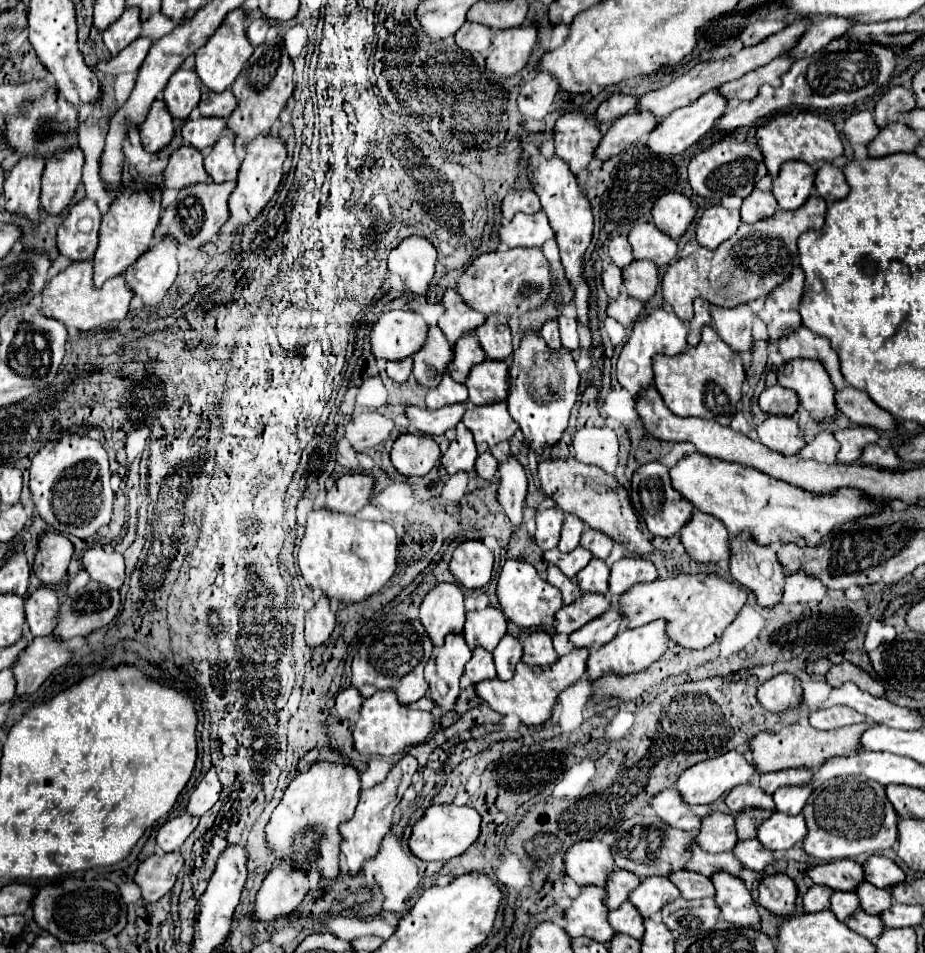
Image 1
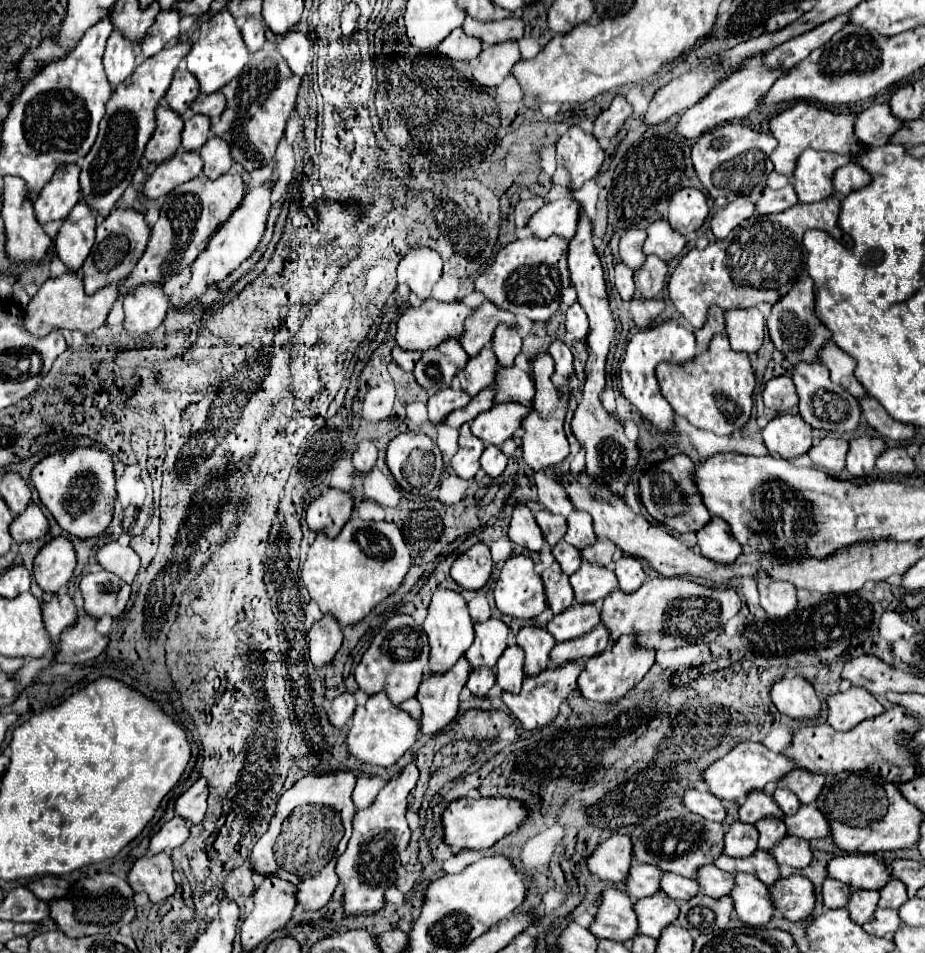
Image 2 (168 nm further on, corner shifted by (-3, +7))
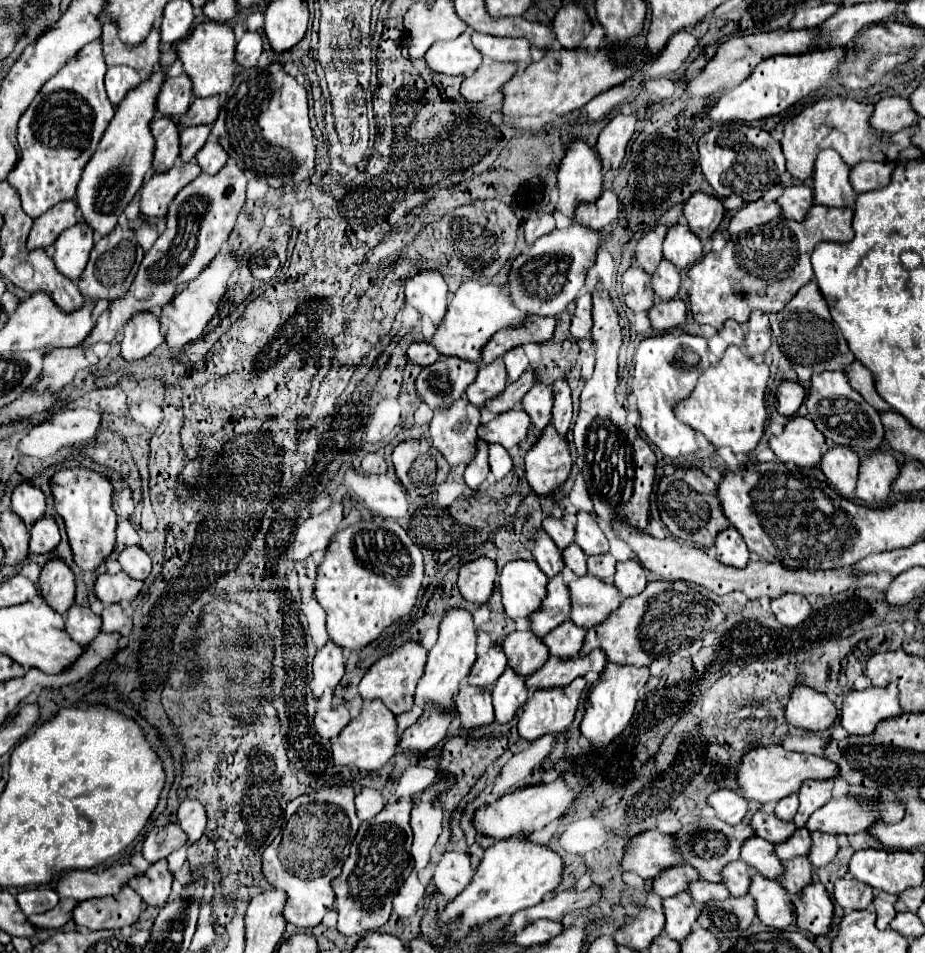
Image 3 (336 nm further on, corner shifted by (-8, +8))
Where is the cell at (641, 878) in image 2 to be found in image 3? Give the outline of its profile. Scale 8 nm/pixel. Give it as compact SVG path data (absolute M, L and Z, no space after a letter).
M680 864L680 866L672 866L668 870L662 870L656 880L652 880L652 892L658 894L660 898L668 898L672 894L684 892L688 888L688 882L698 880L700 876L696 874L696 870L692 870L692 866L688 864Z

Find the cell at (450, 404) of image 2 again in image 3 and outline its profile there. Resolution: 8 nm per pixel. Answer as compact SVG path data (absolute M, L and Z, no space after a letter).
M458 398L450 406L440 406L434 410L430 438L450 466L466 466L474 454L478 426L480 408L466 398Z

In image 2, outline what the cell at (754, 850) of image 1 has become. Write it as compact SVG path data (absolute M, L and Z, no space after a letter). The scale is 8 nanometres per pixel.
M789 835L787 839L783 839L775 849L771 849L769 853L775 855L777 863L781 865L791 865L791 867L797 867L797 869L803 869L811 863L813 859L813 851L811 851L811 845L809 841L805 839L799 839L795 835Z

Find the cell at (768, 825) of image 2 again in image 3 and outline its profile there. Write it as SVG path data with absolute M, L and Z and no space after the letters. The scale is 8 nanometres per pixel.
M798 828L788 840L774 844L776 856L780 860L788 860L788 858L796 858L796 856L806 856L810 850L810 832L806 828Z

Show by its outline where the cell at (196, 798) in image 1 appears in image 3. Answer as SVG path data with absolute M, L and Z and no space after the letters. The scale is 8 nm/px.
M184 800L178 808L178 822L188 834L188 842L196 842L206 828L206 808L198 800Z

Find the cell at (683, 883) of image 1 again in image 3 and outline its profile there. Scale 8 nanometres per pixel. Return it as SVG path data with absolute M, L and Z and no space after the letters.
M742 860L730 862L728 866L724 866L722 870L722 884L728 888L730 896L744 896L748 892L750 886L750 866Z

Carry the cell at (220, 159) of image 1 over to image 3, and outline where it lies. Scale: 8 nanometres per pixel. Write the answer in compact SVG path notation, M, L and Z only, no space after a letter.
M208 140L204 148L200 150L200 154L196 154L196 160L202 166L202 172L212 176L212 174L218 174L226 166L228 154L224 154L224 148L216 140Z

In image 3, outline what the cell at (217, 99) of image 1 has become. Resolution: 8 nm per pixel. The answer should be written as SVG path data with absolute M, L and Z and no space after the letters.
M218 96L194 98L194 102L188 108L188 112L182 114L178 120L180 120L182 128L198 126L198 124L214 124L216 118L218 118L218 110L220 110Z

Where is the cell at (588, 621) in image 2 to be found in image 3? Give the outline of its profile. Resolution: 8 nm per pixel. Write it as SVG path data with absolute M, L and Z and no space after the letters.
M566 620L564 624L556 626L552 632L548 632L542 640L548 646L550 654L558 658L574 658L580 648L584 646L586 638L586 628L572 624L572 620Z

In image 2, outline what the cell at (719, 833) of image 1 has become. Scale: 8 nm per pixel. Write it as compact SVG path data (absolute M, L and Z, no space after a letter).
M733 823L725 833L725 855L751 857L757 851L757 829L747 823Z

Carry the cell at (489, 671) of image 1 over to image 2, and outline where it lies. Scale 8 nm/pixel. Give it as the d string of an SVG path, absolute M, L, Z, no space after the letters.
M479 667L479 669L473 669L471 675L469 675L469 681L467 681L467 689L471 695L475 697L487 697L489 695L489 689L495 685L495 675L491 669L487 667Z

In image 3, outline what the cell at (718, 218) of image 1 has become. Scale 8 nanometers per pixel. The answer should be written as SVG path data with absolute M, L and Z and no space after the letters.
M764 200L750 202L732 216L732 220L728 224L728 232L738 234L742 230L750 230L754 226L768 224L770 220L778 218L778 214L780 214L780 206L776 202L764 202Z

